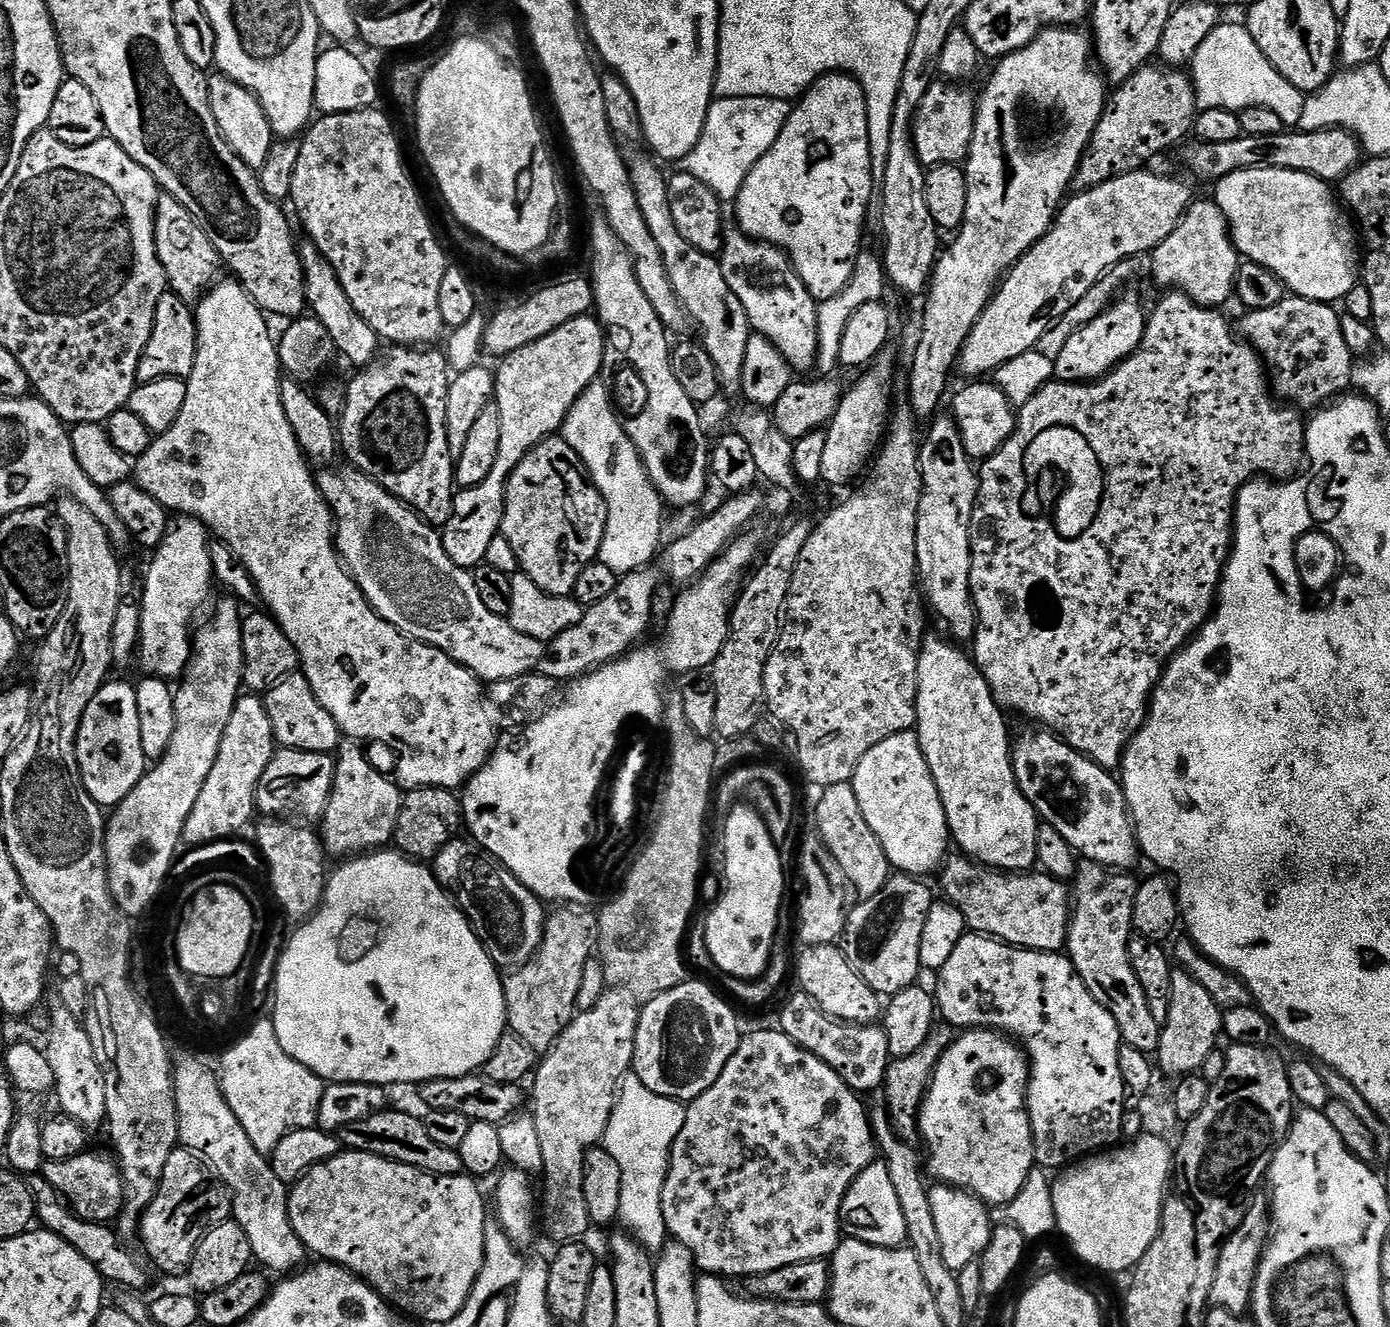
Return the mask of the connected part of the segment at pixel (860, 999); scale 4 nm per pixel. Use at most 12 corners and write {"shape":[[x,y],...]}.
{"shape":[[813,944],[799,987],[828,1016],[876,1024],[882,997],[843,947]]}

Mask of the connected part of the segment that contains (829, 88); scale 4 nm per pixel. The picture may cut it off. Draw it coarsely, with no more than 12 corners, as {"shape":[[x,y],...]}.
{"shape":[[818,77],[750,170],[739,231],[819,302],[862,250],[864,88]]}

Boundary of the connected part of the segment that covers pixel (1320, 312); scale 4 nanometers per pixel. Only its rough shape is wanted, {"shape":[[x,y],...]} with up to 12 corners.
{"shape":[[1288,294],[1239,335],[1271,391],[1319,410],[1353,383],[1331,304]]}

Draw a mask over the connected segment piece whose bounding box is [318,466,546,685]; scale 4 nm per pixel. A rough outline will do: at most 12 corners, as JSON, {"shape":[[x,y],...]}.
{"shape":[[351,466],[319,473],[370,606],[489,685],[546,644],[490,614],[443,535]]}

